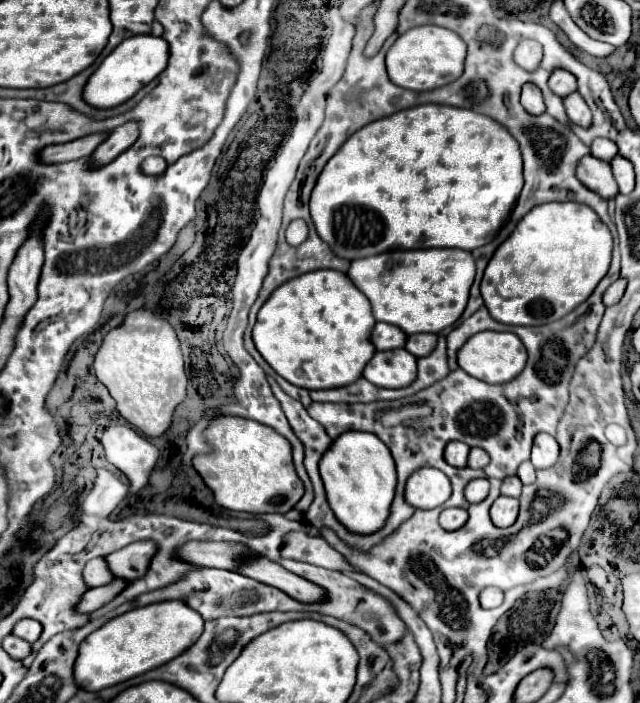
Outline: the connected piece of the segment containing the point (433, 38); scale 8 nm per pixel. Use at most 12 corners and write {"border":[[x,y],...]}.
{"border":[[437,25],[413,27],[387,51],[389,79],[409,91],[463,73],[467,45]]}

